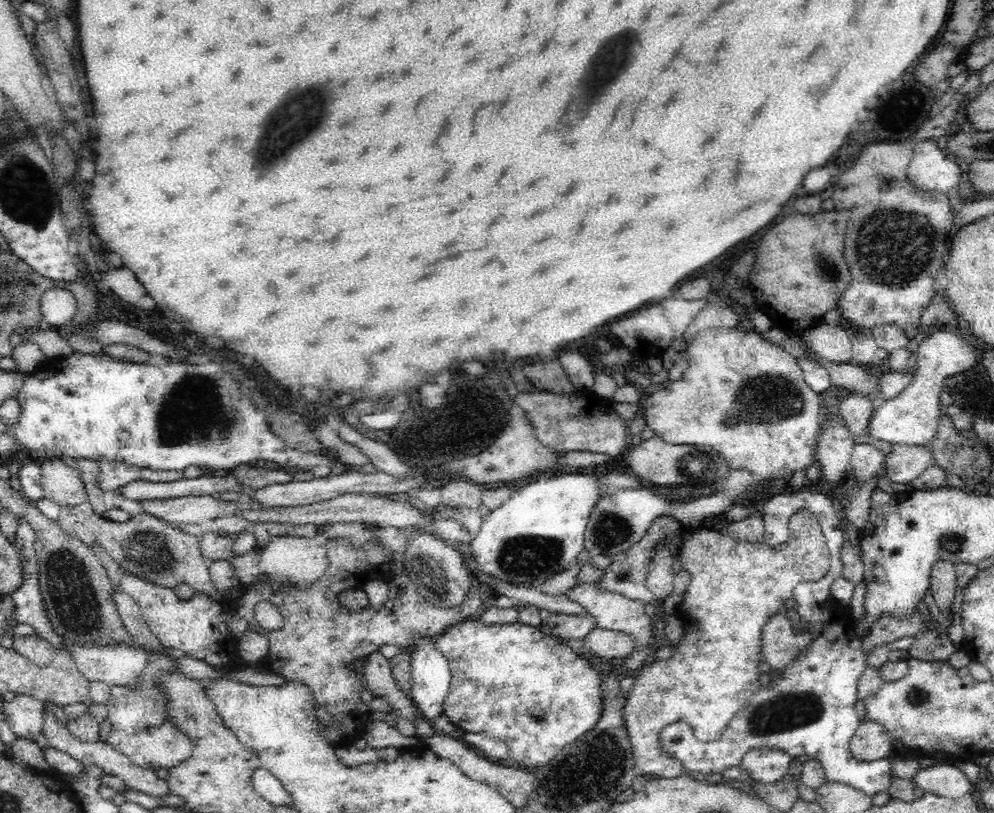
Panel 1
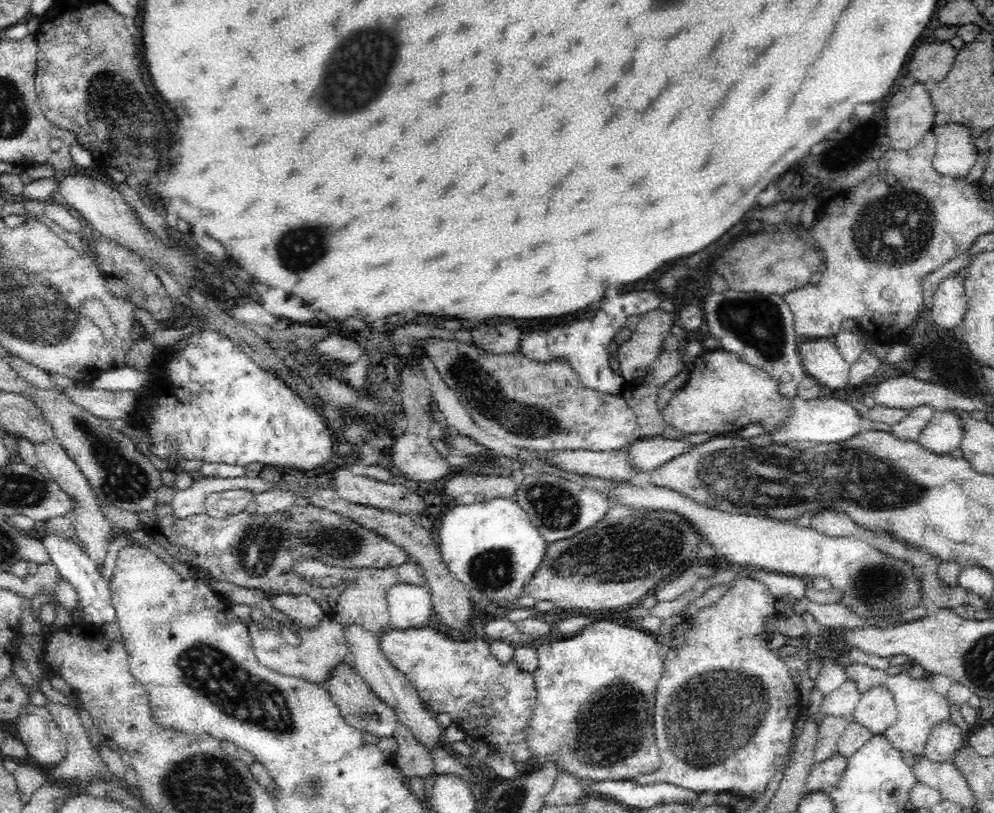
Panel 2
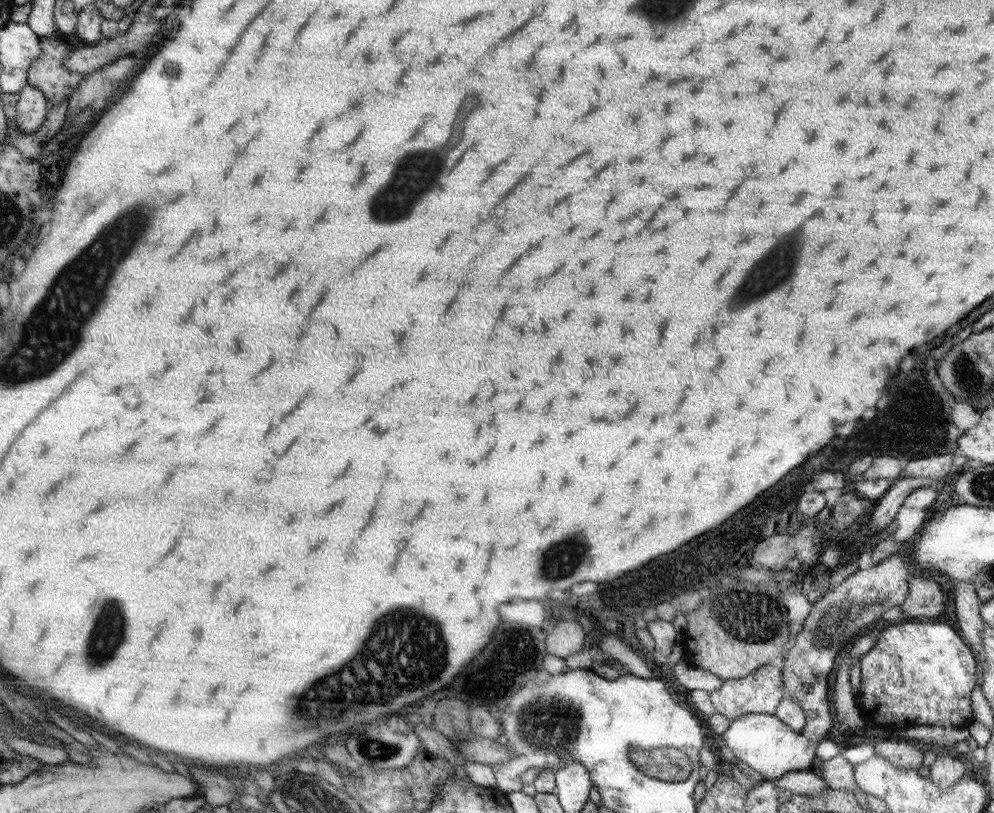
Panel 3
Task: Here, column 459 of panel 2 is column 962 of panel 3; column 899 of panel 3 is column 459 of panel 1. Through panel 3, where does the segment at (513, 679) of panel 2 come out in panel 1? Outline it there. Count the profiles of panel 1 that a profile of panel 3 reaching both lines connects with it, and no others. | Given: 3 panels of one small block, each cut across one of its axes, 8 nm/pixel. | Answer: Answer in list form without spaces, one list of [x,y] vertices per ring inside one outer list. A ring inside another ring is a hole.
[[[470,618],[456,626],[450,626],[436,638],[436,648],[450,662],[452,682],[444,700],[444,714],[456,728],[474,734],[486,734],[494,740],[508,744],[508,764],[514,766],[546,766],[558,756],[566,744],[572,744],[584,732],[588,732],[602,708],[600,670],[590,664],[588,658],[572,652],[568,646],[556,642],[550,636],[542,636],[540,628],[514,624],[486,626],[478,618]]]

